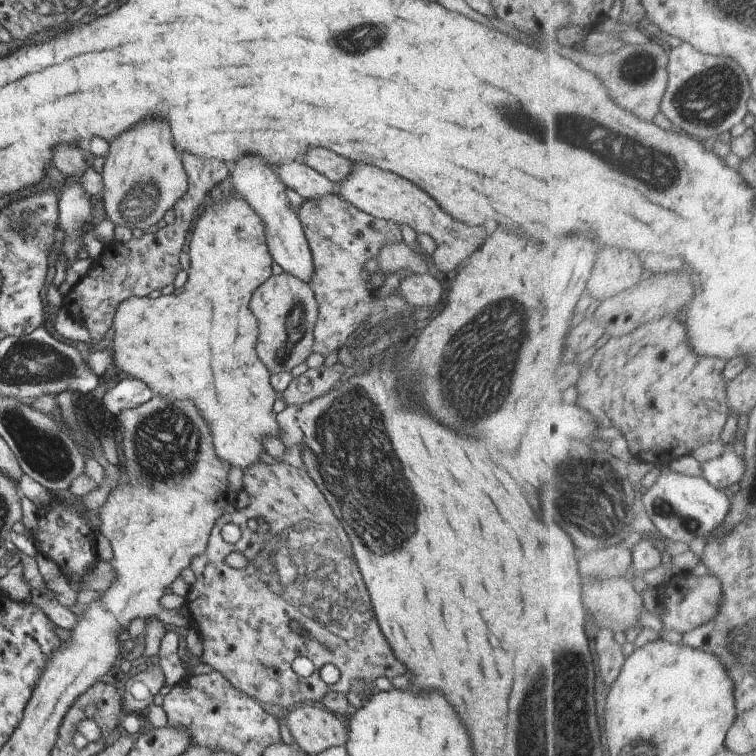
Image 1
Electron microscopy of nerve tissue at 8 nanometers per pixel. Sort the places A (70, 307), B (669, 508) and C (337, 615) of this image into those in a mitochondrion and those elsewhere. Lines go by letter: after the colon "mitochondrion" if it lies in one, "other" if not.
A: other
B: mitochondrion
C: mitochondrion

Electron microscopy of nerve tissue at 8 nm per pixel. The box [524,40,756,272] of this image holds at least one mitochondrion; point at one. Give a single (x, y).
(715, 92)

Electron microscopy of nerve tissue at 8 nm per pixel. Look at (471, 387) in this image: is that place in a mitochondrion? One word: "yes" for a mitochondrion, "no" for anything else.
yes

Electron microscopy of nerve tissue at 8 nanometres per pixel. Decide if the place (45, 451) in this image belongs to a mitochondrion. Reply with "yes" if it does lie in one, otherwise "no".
yes

